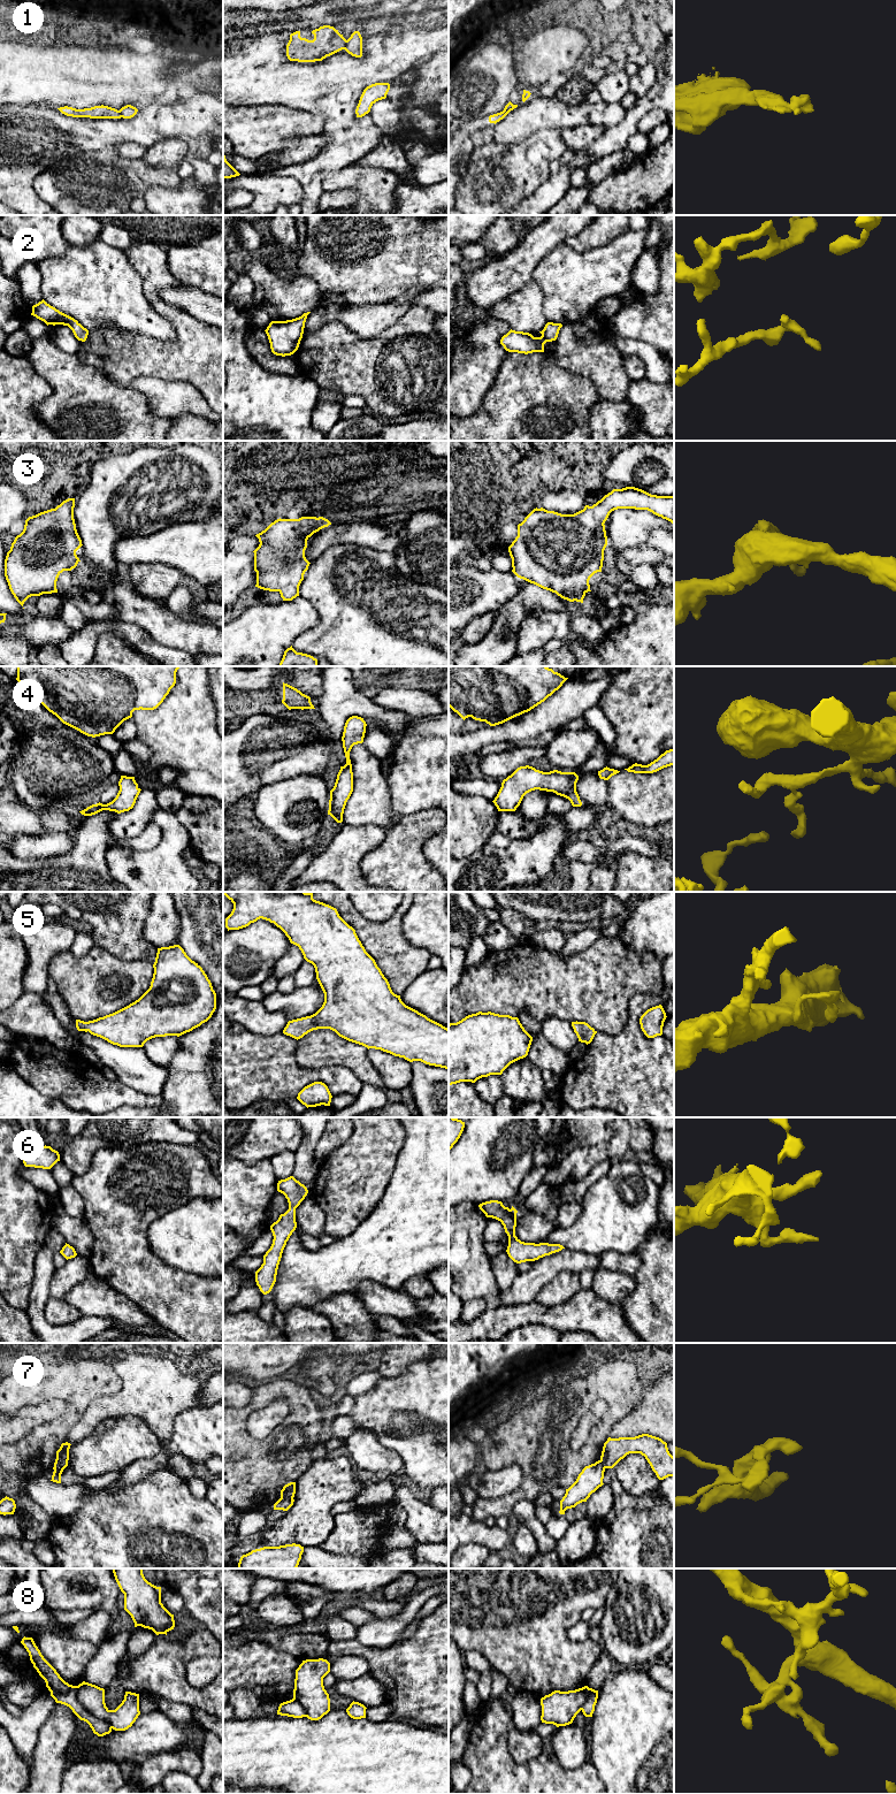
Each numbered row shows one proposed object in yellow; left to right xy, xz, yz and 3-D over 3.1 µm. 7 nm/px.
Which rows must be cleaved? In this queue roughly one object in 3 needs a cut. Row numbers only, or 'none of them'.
1, 7, 8

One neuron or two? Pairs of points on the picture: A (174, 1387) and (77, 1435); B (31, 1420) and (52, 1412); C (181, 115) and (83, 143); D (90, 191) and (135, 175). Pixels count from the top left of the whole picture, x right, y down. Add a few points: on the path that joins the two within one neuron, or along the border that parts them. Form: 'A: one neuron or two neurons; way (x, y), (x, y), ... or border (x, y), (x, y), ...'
A: one neuron; way (150, 1390), (133, 1399), (104, 1407), (100, 1411)
B: one neuron; way (36, 1415), (47, 1412)
C: one neuron; way (157, 123), (143, 129), (107, 131)
D: one neuron; way (101, 184), (123, 180)

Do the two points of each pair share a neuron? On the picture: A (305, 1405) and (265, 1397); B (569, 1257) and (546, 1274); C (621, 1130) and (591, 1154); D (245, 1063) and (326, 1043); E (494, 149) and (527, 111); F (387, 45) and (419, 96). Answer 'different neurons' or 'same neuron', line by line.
A: same neuron
B: same neuron
C: same neuron
D: different neurons
E: different neurons
F: different neurons

